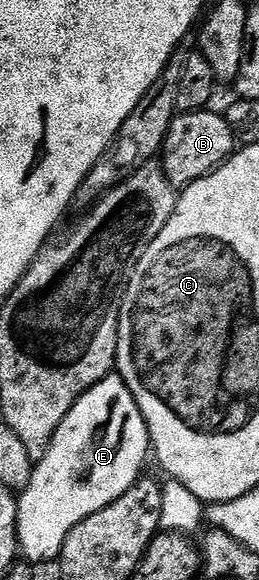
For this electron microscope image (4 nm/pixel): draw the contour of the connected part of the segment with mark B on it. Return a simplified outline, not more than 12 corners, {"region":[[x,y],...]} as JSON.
{"region":[[177,113],[160,165],[181,192],[236,149],[225,113]]}

